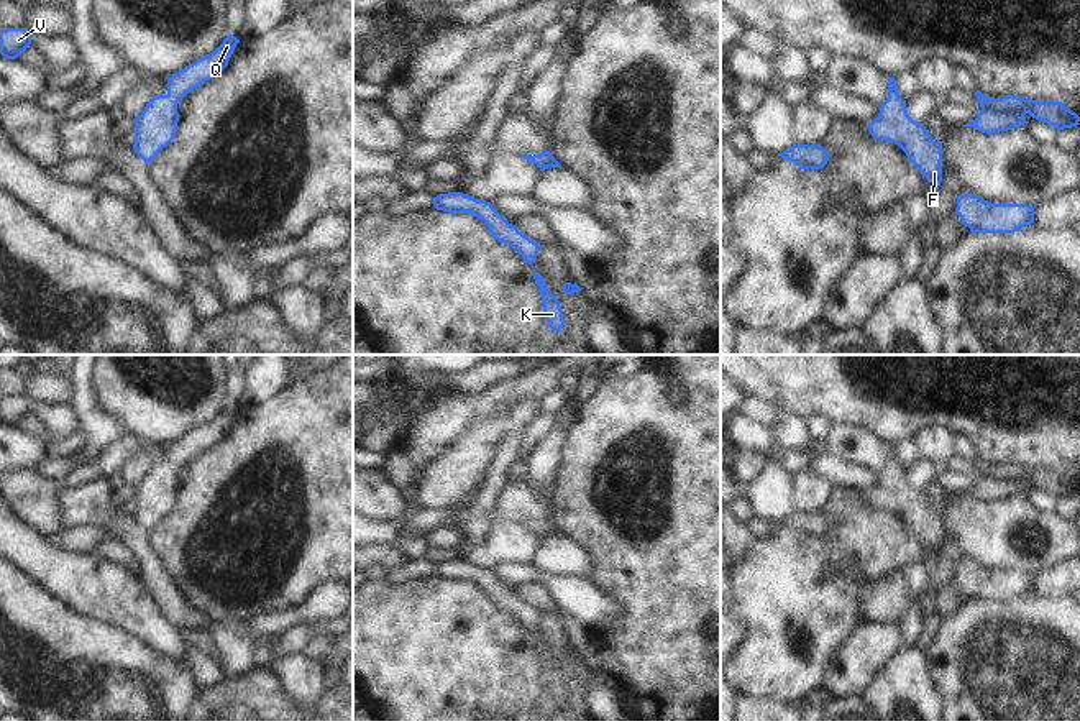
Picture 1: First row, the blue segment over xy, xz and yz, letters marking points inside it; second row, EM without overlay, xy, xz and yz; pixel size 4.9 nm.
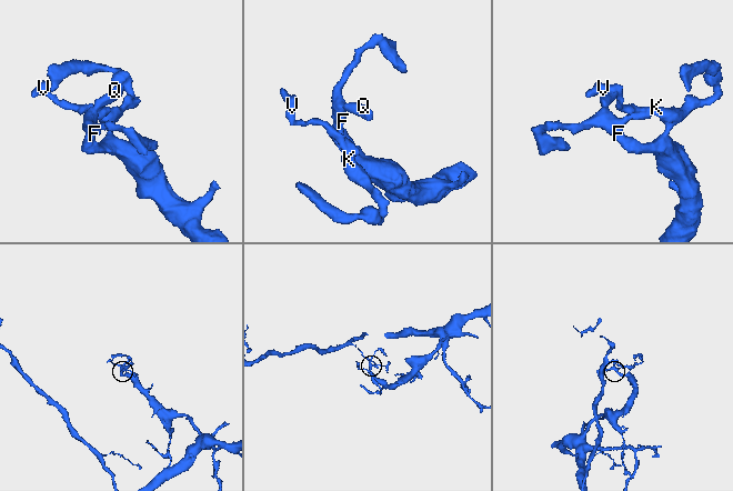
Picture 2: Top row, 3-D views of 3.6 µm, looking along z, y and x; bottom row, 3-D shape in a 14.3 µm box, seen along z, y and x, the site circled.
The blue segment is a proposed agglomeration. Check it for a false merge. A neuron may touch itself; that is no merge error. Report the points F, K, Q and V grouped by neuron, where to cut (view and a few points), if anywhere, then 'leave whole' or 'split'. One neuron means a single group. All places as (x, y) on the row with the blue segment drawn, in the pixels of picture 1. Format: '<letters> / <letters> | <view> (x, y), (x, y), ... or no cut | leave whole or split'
F K Q V | no cut | leave whole

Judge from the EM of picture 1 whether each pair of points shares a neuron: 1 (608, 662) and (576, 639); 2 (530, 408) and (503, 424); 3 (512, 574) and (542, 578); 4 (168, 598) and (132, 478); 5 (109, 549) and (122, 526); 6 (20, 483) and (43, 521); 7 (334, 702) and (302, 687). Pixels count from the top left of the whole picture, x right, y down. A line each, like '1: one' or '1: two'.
1: one
2: one
3: one
4: two
5: two
6: one
7: two

